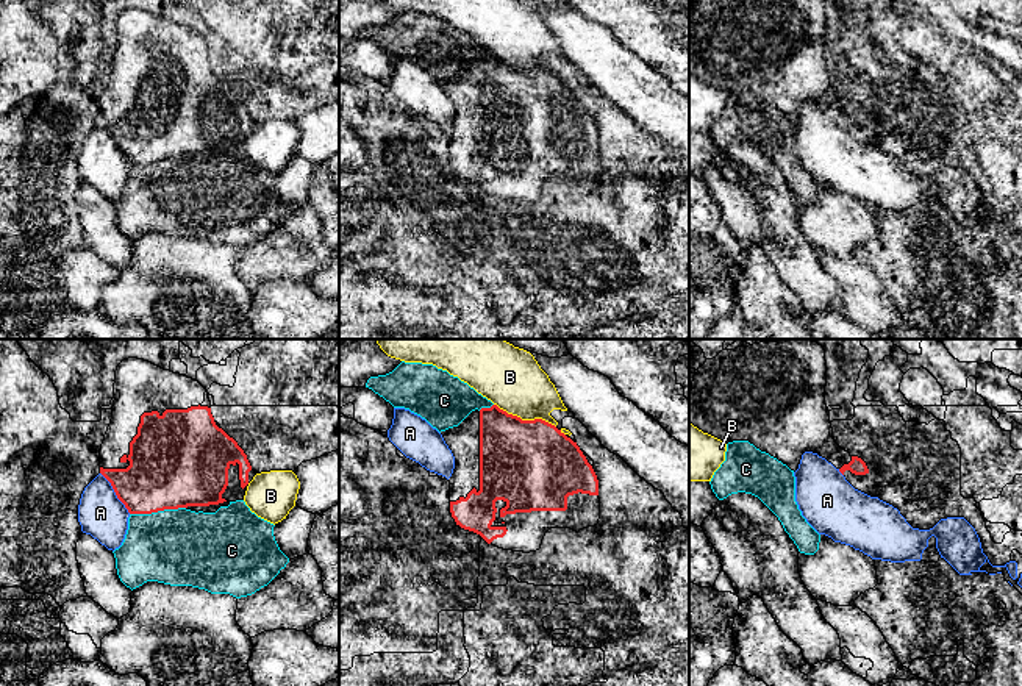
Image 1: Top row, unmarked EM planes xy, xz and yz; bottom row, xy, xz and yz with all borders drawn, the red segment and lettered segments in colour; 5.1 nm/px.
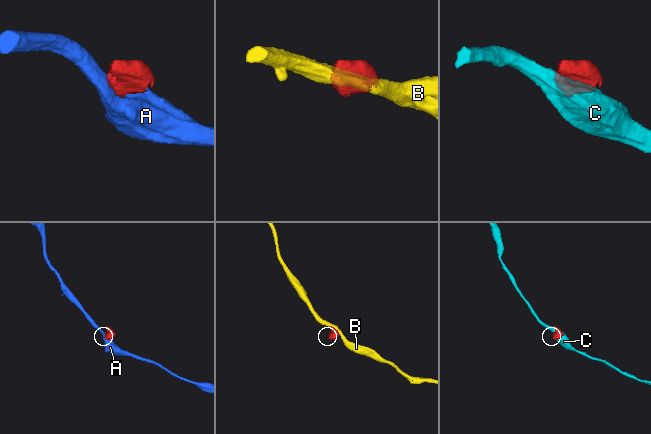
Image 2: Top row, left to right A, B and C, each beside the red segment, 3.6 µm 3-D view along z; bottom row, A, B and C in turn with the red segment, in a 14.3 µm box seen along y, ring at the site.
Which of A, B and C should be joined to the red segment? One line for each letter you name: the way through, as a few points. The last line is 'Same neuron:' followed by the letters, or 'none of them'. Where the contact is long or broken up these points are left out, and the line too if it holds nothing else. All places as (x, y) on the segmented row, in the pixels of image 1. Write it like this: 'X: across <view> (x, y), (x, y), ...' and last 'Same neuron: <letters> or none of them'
Same neuron: none of them

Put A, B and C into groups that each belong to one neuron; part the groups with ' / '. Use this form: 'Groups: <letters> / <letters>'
Groups: A / B / C

